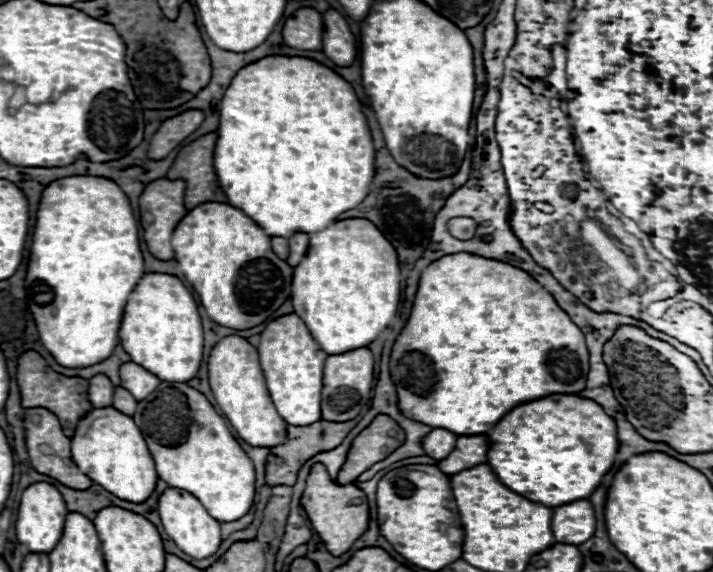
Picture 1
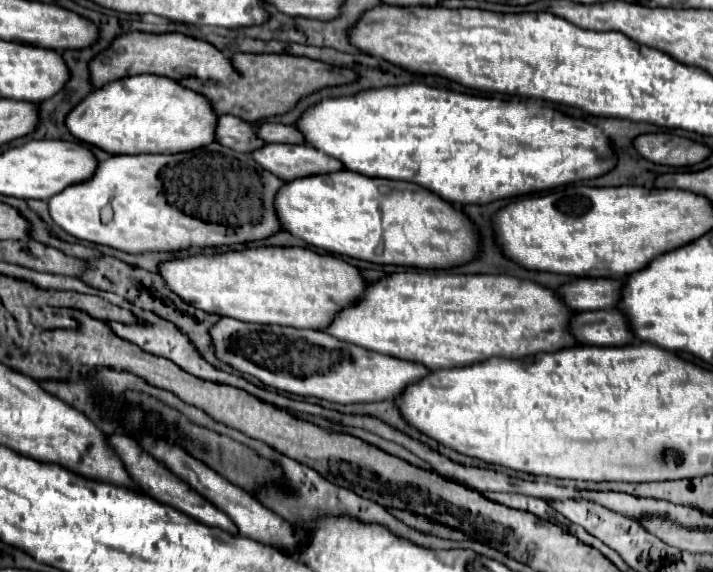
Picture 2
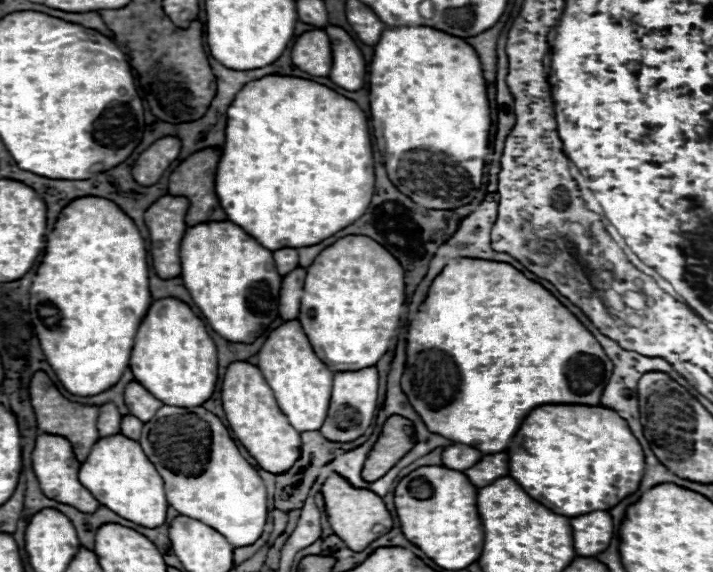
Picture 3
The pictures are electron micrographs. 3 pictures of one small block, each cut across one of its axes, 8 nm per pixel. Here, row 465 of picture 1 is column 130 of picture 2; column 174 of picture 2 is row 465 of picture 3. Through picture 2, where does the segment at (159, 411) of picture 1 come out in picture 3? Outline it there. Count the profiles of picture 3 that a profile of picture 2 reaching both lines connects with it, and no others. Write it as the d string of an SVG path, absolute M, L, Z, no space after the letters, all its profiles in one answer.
M162 406L150 422L142 426L140 446L148 460L154 464L158 474L164 480L166 498L172 508L176 508L182 516L194 518L204 522L206 526L214 528L226 540L234 546L250 546L254 544L266 524L268 508L266 508L266 486L258 472L240 456L238 446L230 438L226 426L220 422L218 416L208 412L202 406L196 408L174 408L174 406Z

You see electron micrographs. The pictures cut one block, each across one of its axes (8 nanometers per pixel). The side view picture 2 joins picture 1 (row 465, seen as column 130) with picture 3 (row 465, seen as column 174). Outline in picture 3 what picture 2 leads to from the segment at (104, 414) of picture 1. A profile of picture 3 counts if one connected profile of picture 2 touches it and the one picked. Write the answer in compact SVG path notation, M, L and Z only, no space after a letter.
M122 434L100 438L98 444L94 444L88 460L80 464L78 478L102 506L116 512L118 516L144 528L158 528L166 522L168 504L162 478L158 476L154 464L146 460L146 454L138 442L126 440Z

